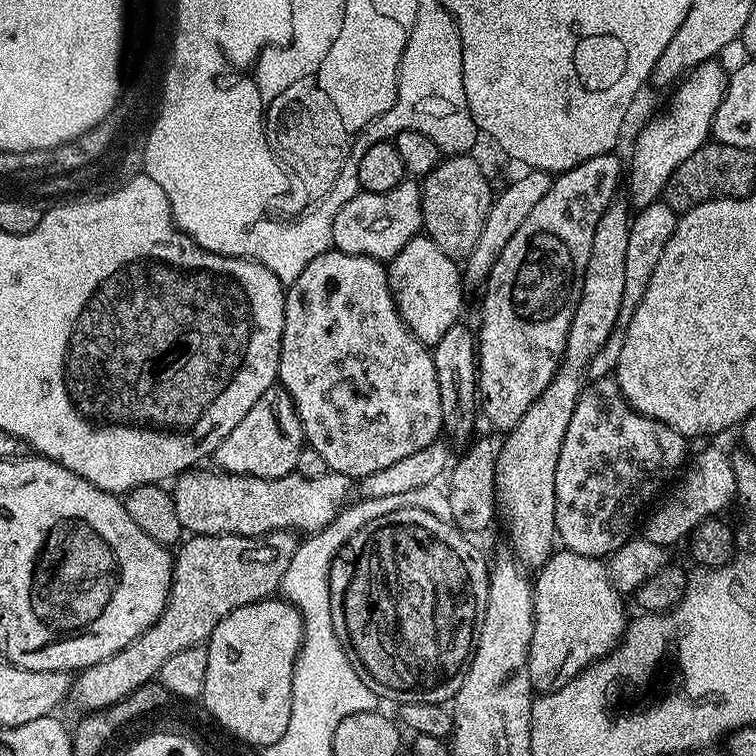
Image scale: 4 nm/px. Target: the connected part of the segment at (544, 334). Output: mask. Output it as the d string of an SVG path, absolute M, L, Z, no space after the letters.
M607 152L598 158L590 158L569 172L561 172L546 190L542 202L530 210L530 218L518 226L518 234L506 242L506 250L494 262L494 270L488 276L484 292L484 309L480 312L478 327L478 396L482 401L482 416L496 428L511 430L530 410L530 406L550 386L560 369L564 357L566 338L578 298L583 289L583 276L589 261L594 239L592 224L598 220L617 195L616 187L622 184L622 168L616 154Z

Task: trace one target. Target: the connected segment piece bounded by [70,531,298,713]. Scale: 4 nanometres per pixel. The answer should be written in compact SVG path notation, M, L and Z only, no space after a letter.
M289 531L271 532L261 537L189 535L187 539L179 545L180 553L175 553L168 601L154 626L150 626L141 636L134 638L130 646L118 650L118 654L83 669L73 679L70 696L73 701L76 699L78 707L84 708L80 710L85 713L97 712L99 708L114 706L114 702L122 702L122 698L134 694L138 686L153 683L159 677L162 666L166 666L166 661L174 658L174 654L201 647L212 635L214 626L218 626L218 622L226 618L226 614L238 610L238 606L269 599L279 589L286 574L286 566L290 566L290 558L294 558L298 543L297 533Z

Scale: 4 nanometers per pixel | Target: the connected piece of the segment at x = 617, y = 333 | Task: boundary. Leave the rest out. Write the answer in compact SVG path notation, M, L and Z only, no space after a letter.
M657 202L646 206L635 215L629 226L629 248L626 253L626 284L623 287L621 312L618 314L617 324L606 338L606 346L594 354L588 367L588 376L593 381L611 377L616 370L616 363L622 354L624 329L628 327L630 318L634 318L634 310L638 310L638 302L642 302L642 294L646 294L646 286L650 282L650 274L654 274L654 266L658 266L658 258L662 258L662 250L666 250L666 242L670 242L670 234L674 234L674 226L678 213L670 205Z

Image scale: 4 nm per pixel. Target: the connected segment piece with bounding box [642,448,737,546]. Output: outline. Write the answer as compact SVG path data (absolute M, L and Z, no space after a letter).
M704 448L691 457L690 463L683 469L684 481L664 500L664 505L644 524L643 539L673 546L687 537L698 525L711 521L719 512L724 512L737 499L736 475L732 465L732 456L720 448Z

